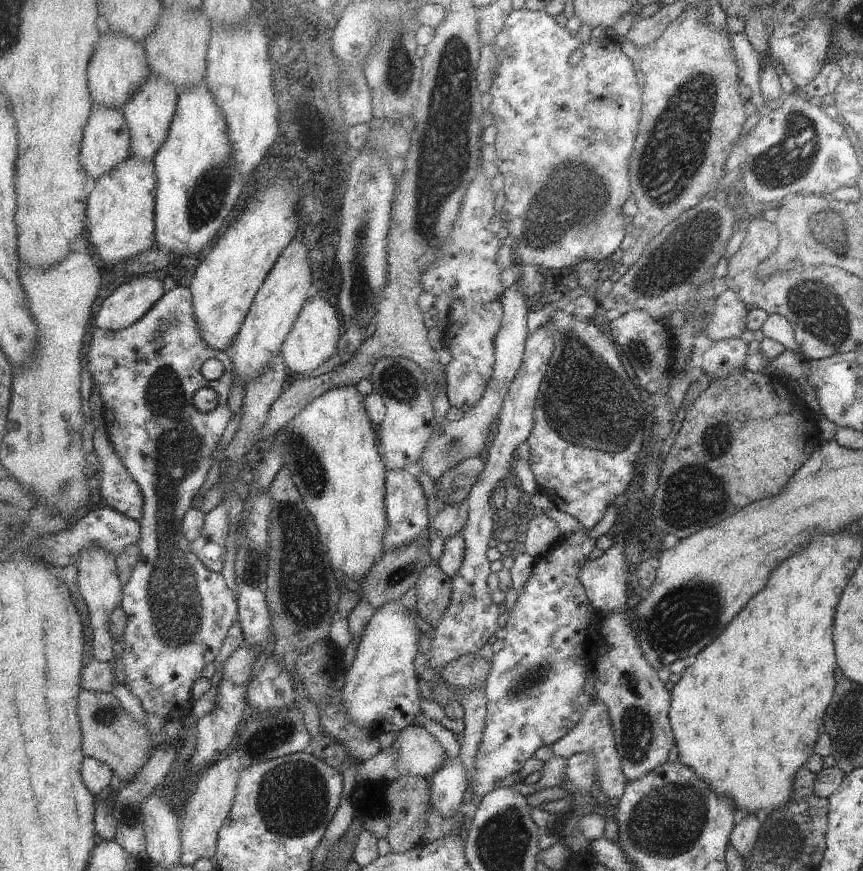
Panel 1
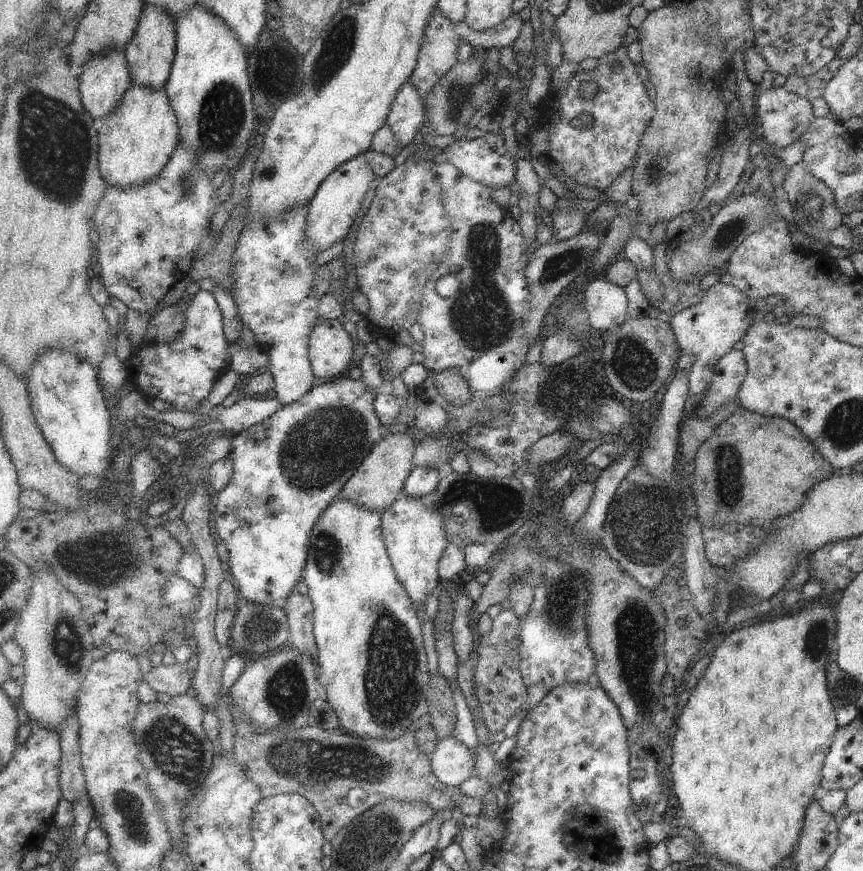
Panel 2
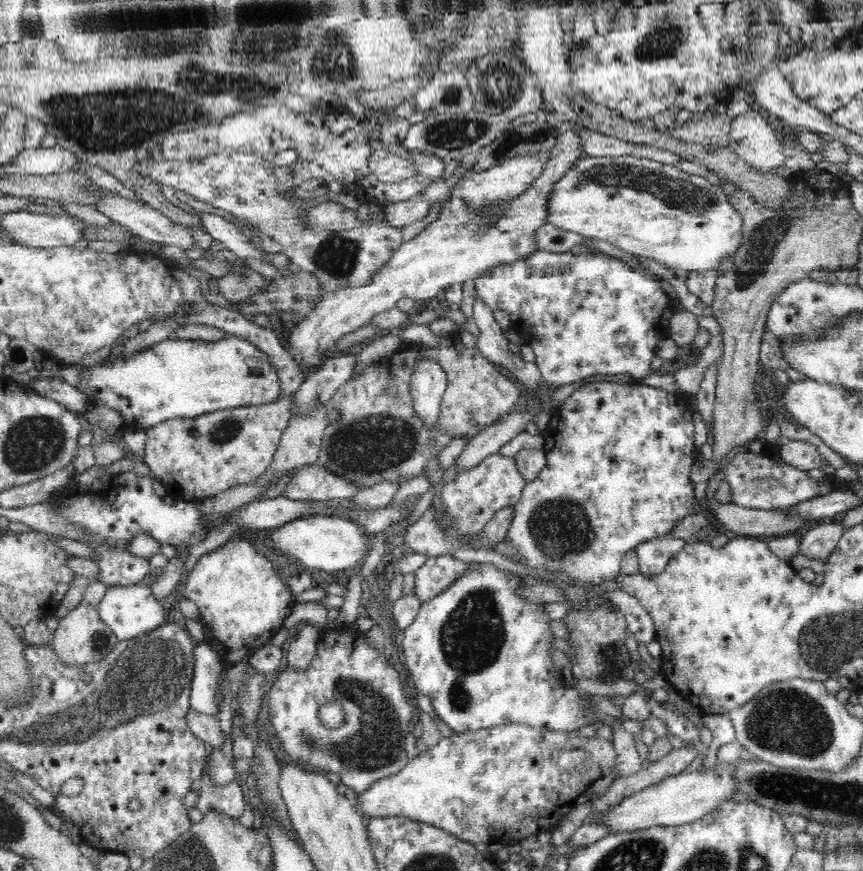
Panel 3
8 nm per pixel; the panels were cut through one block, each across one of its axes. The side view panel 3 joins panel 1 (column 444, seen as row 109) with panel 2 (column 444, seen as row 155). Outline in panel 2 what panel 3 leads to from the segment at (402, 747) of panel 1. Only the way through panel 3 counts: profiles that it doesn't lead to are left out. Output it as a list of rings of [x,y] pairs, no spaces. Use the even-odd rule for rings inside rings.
[[[453,736],[438,739],[431,757],[435,776],[443,784],[460,787],[472,777],[475,760],[469,748]]]

